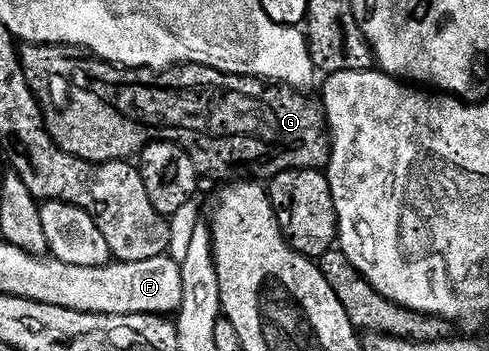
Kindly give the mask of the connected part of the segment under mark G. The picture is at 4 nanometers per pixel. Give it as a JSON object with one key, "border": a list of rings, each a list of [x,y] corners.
{"border":[[[27,43],[19,49],[19,62],[33,95],[38,99],[40,107],[43,108],[43,122],[47,124],[47,134],[52,137],[61,151],[65,151],[82,161],[91,161],[94,165],[104,165],[107,161],[125,161],[134,158],[142,153],[145,146],[151,145],[154,141],[171,141],[175,145],[180,145],[191,156],[195,169],[204,178],[219,177],[226,169],[231,169],[234,165],[244,165],[251,172],[248,174],[259,179],[270,179],[290,169],[323,171],[326,170],[331,158],[331,130],[327,128],[327,117],[323,114],[322,104],[316,98],[314,101],[313,98],[306,97],[308,95],[306,92],[296,91],[289,85],[264,81],[261,77],[238,77],[235,73],[222,73],[213,67],[186,63],[172,65],[170,69],[159,72],[153,69],[124,69],[117,65],[110,65],[108,61],[88,59],[84,50],[73,45],[32,45]]]}

